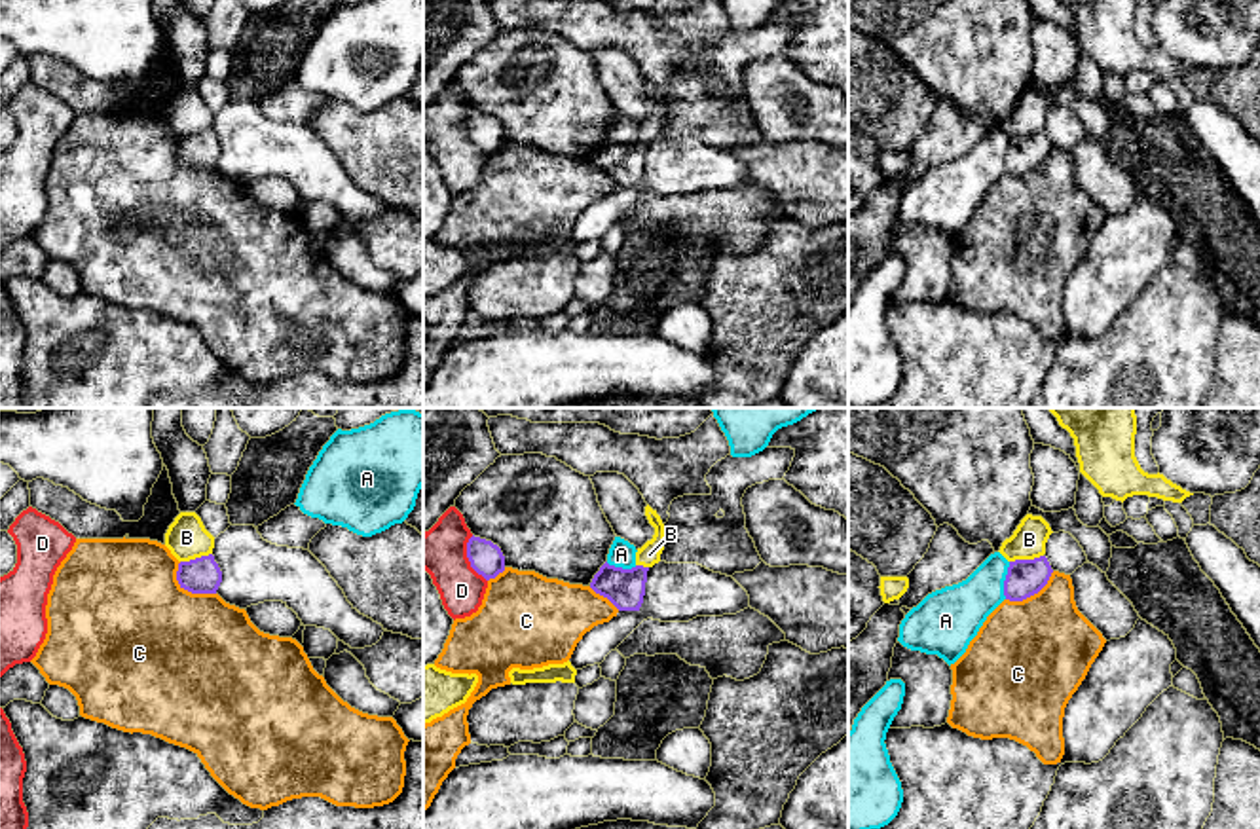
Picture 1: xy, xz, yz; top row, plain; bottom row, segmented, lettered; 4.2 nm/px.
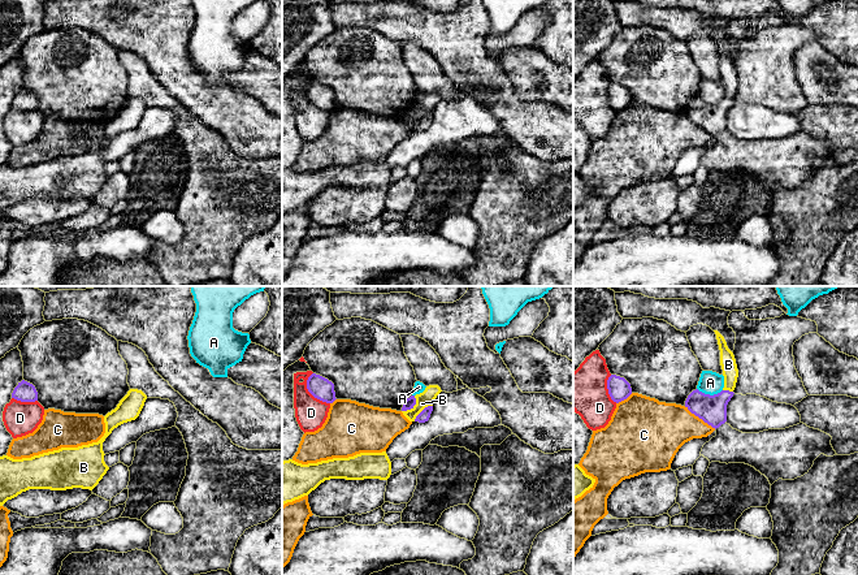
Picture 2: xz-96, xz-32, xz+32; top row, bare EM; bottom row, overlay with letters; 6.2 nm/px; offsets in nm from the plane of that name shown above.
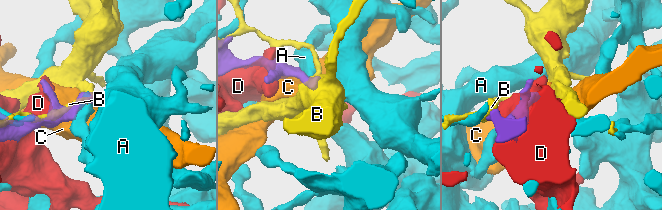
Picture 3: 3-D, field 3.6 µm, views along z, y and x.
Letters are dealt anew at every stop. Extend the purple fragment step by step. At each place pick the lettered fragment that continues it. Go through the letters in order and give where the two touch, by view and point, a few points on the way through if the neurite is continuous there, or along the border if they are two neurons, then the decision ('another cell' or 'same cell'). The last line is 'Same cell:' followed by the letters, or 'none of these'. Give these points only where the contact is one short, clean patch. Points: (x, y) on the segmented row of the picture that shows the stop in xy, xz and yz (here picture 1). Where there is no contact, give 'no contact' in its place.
A: meets purple in yz at (1004, 581); border along yz (1010, 562), (1004, 598); another cell
B: meets purple in yz at (1025, 560); another cell
C: meets purple in xy at (188, 590); another cell
D: meets purple in xz at (467, 556); another cell
Same cell: none of these

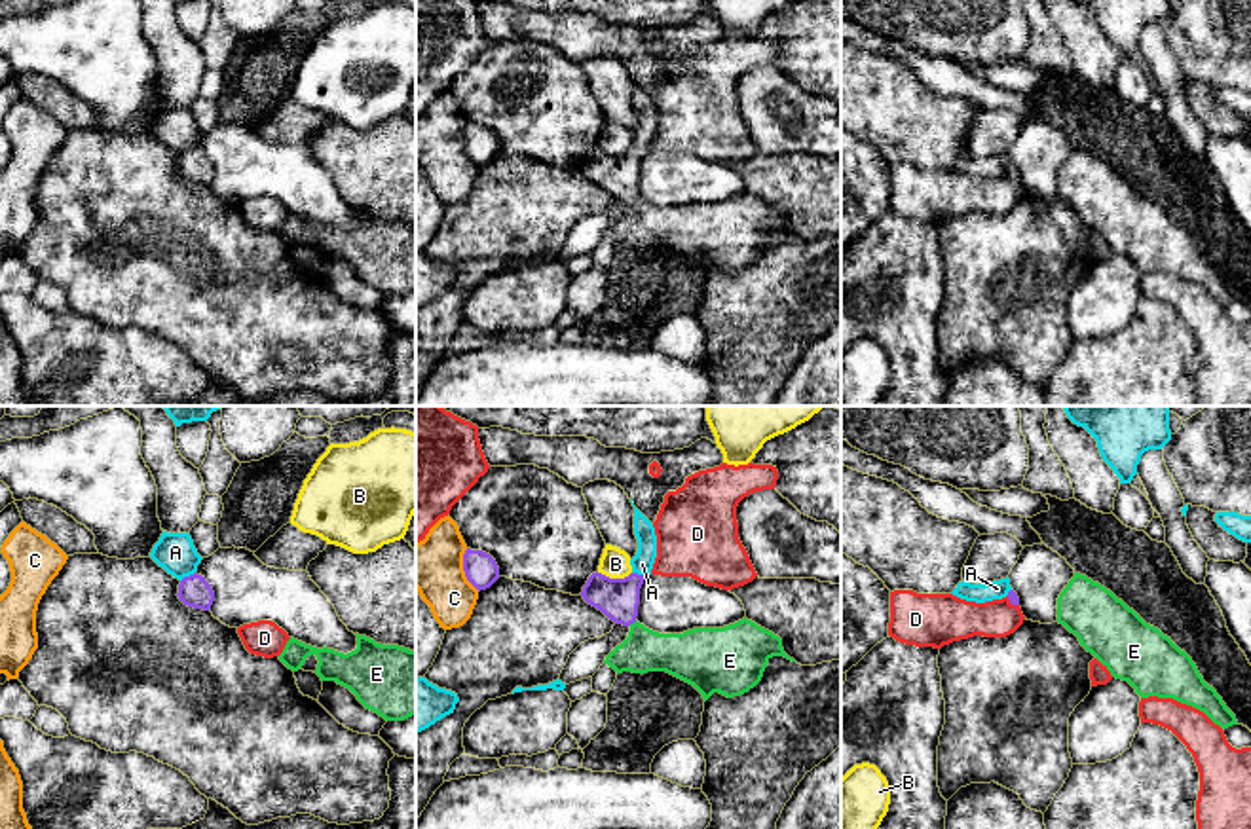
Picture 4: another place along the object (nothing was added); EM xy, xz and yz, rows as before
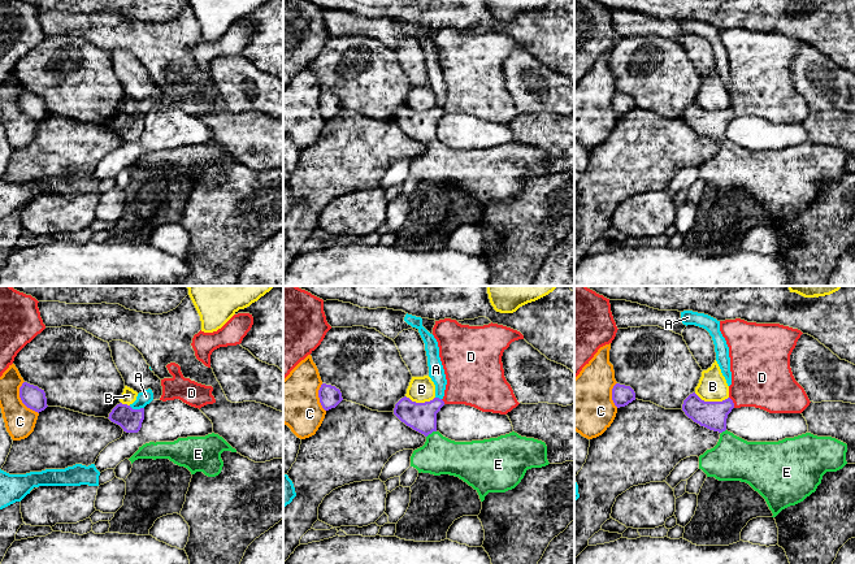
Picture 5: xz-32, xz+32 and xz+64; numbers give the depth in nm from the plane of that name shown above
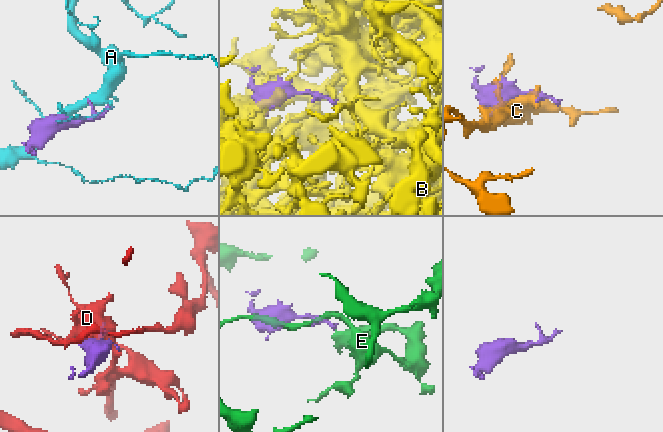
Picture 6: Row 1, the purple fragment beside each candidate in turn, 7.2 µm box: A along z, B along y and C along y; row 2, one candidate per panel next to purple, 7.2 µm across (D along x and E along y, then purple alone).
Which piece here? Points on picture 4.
A: meets purple in xy at (186, 577); another cell
B: meets purple in xz at (614, 579); border along xz (597, 571), (608, 577), (627, 577), (631, 573); another cell
C: meets purple in xz at (464, 570); another cell
D: meets purple in yz at (1012, 604); another cell
E: meets purple in xz at (633, 623); runs through xz (617, 598), (633, 623), (659, 651), (682, 655); same cell
Same cell: E

